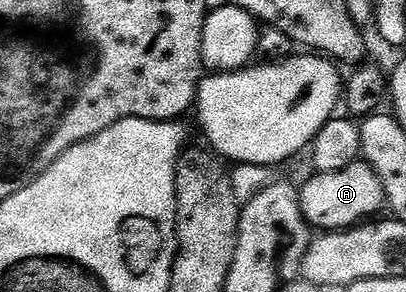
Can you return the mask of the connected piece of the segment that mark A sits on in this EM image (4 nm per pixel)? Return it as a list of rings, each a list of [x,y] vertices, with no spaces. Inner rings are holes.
[[[364,160],[340,168],[340,172],[315,173],[306,183],[301,183],[302,214],[307,226],[318,232],[348,230],[373,219],[381,206],[387,205],[384,184],[380,176]]]

